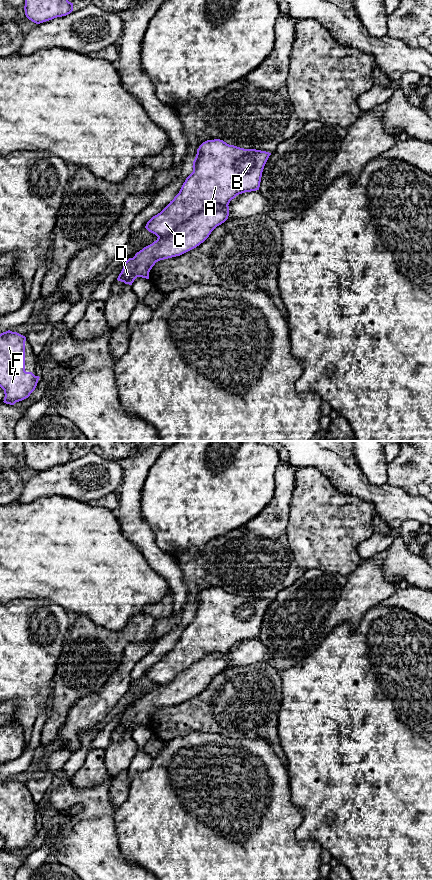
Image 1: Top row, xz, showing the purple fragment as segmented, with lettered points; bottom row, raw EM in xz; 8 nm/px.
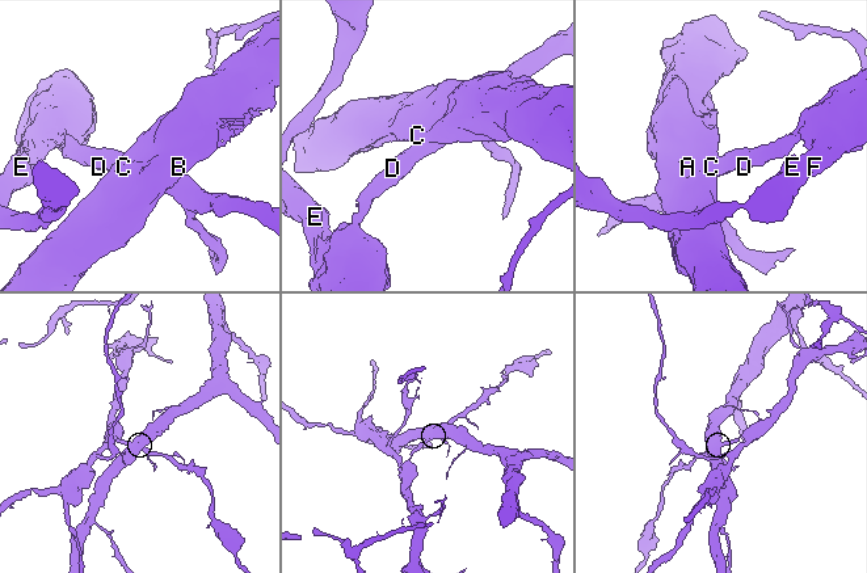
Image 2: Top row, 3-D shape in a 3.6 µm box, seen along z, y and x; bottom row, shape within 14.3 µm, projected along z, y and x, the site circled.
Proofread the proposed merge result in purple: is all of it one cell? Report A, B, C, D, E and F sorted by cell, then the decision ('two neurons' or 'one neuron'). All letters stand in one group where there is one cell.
groups A B C / D E F; two neurons

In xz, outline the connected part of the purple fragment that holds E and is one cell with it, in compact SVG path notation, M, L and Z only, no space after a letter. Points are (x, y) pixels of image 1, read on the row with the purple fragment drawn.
M10 330L0 334L0 387L4 390L6 404L14 405L28 398L40 378L25 371L25 341L25 336Z

